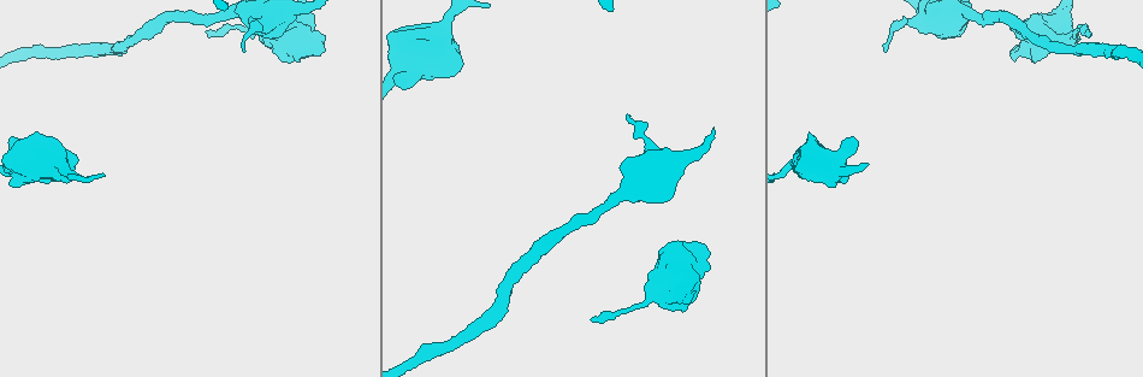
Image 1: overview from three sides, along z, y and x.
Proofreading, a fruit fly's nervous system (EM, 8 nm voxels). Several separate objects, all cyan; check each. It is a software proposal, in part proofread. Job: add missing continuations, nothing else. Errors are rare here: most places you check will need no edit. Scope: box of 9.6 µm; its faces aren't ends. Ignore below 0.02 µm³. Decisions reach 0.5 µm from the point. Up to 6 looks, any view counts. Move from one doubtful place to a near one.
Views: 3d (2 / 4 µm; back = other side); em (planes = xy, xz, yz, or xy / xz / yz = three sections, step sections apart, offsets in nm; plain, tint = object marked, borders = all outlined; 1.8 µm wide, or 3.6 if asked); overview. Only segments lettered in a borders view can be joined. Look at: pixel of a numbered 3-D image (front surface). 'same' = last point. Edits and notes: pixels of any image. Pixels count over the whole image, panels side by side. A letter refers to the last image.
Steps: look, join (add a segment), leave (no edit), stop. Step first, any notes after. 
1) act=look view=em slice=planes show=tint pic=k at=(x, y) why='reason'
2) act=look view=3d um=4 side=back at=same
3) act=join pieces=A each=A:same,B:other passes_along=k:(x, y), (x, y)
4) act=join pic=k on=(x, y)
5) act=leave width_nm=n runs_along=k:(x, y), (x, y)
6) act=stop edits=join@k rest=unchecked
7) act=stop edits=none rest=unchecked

act=look view=em slice=planes show=borders pic=1 at=(884, 52) why='free end'

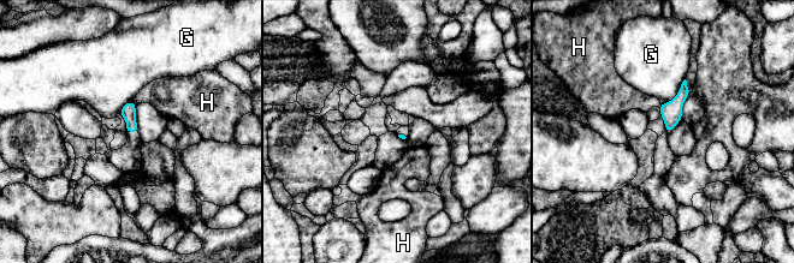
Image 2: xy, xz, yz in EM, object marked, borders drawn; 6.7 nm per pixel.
act=leave each=G:other,H:other border=2:(685, 78), (677, 94), (661, 105) found='no lettered segment goes on from it'

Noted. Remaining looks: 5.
act=look view=em slice=xz step=4 show=plain pic=1 at=(205, 32) why='thin end'

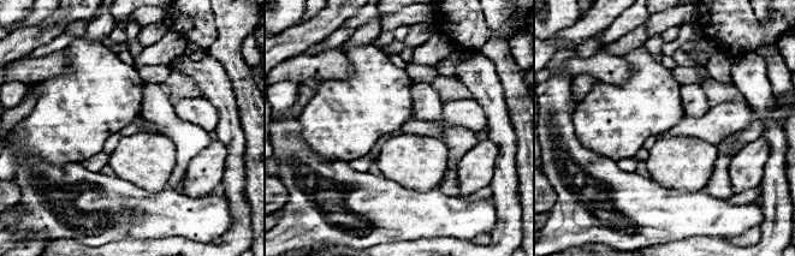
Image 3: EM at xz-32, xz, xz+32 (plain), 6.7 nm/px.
act=look view=em slice=xz step=4 show=borders at=same why='what lies round it'

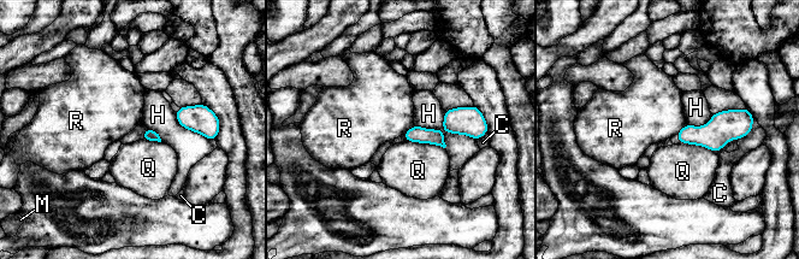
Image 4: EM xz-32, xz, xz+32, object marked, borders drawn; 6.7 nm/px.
act=leave each=C:other,H:other,M:other,Q:other,R:other border=4:(414, 125), (403, 135) found='none of them fits'

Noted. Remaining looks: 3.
act=look view=3d um=4 pic=1 at=(1016, 57)

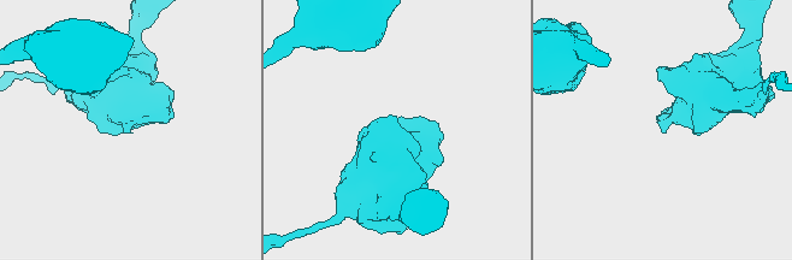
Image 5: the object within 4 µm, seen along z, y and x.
act=look view=em um=3.6 slice=yz step=8 show=tint pic=5 at=(126, 133)

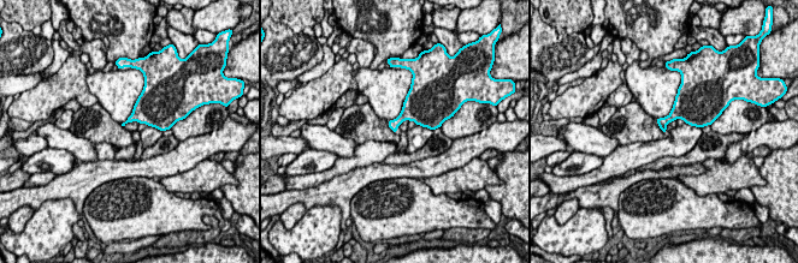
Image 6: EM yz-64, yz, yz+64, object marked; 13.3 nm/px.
act=look view=em um=3.6 slice=yz step=8 show=borders at=same why='see the neighbours'

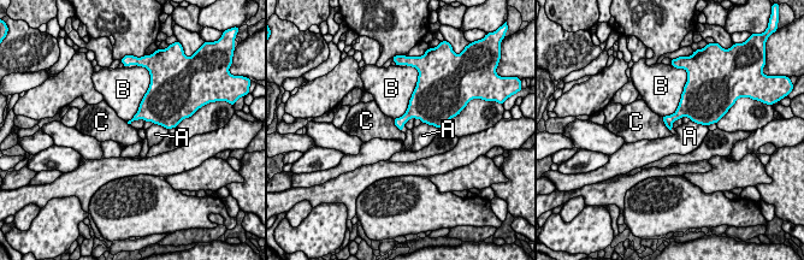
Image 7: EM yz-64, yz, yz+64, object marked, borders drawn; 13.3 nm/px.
act=leave longest_contact=B:480nm each=A:other,B:other,C:other border=7:(661, 117), (669, 131) found='no lettered segment goes on from it'

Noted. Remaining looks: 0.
act=stop edits=none rest=unchecked

